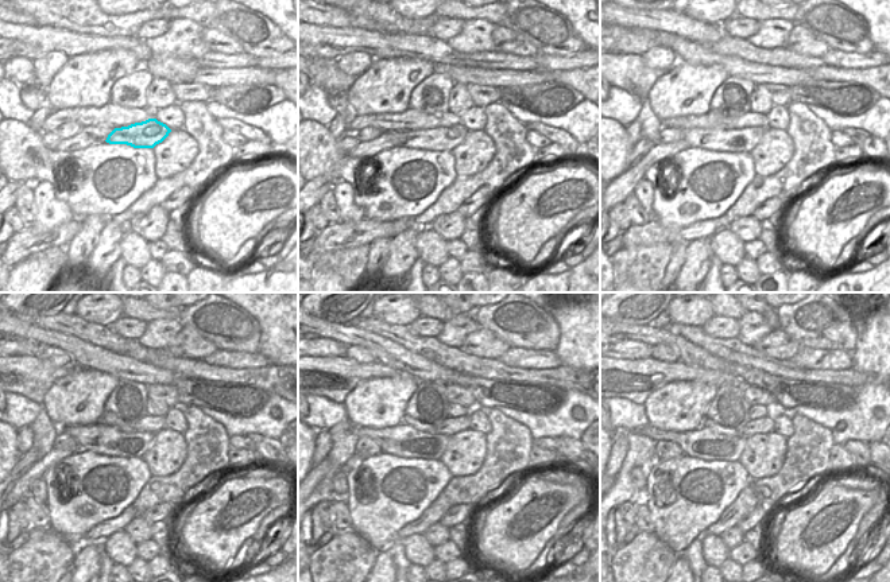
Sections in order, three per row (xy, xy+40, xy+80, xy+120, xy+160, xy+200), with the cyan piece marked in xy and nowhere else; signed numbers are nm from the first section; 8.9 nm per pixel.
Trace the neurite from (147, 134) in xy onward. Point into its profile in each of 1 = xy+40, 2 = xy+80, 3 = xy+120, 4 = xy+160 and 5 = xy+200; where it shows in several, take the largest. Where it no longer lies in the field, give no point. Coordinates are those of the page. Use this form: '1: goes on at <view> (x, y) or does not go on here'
1: goes on at xy+40 (445, 138)
2: goes on at xy+80 (742, 140)
3: goes on at xy+120 (100, 438)
4: goes on at xy+160 (403, 441)
5: goes on at xy+200 (705, 443)

